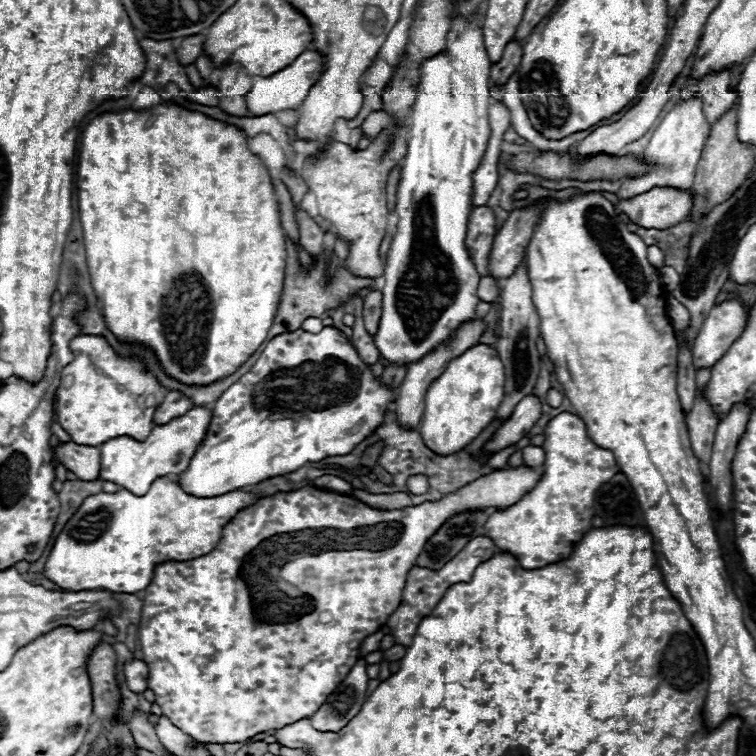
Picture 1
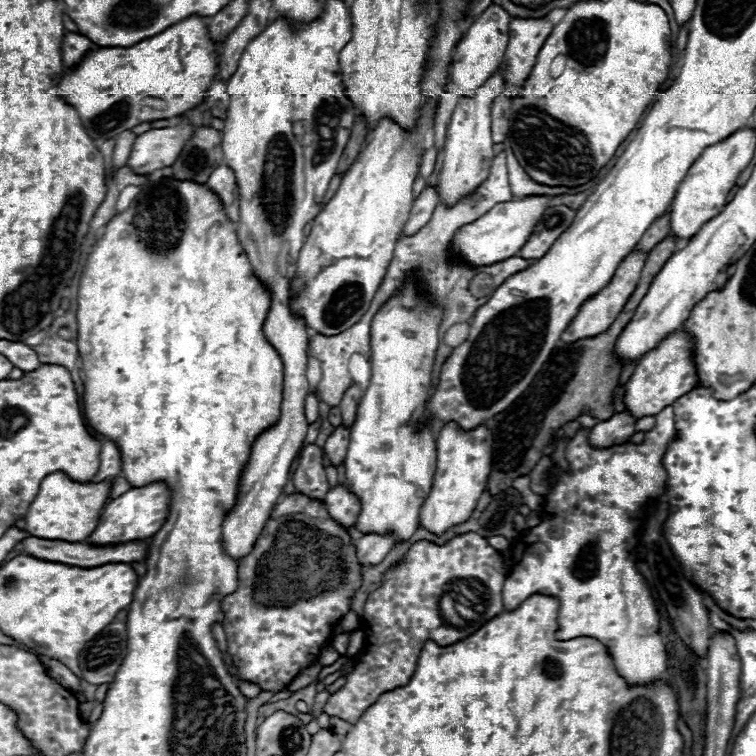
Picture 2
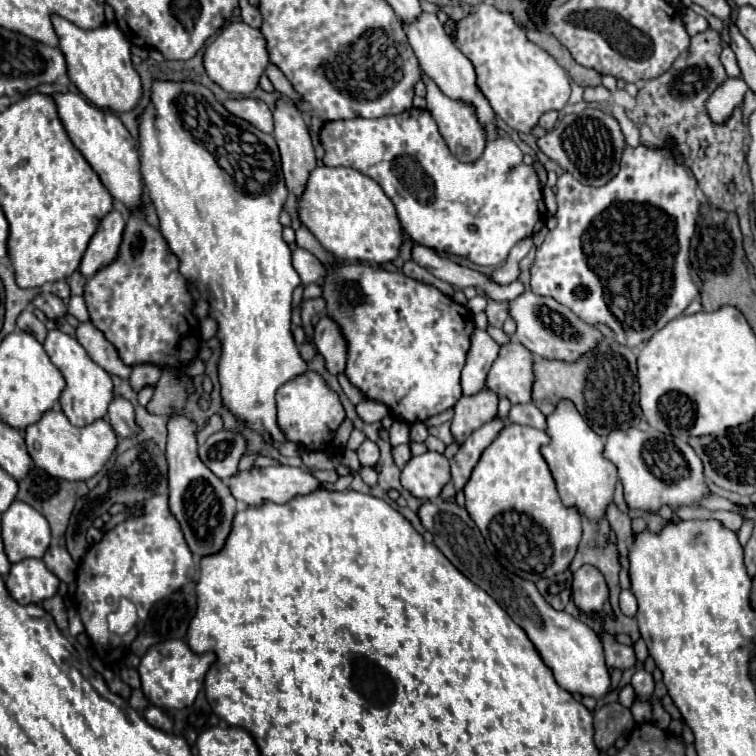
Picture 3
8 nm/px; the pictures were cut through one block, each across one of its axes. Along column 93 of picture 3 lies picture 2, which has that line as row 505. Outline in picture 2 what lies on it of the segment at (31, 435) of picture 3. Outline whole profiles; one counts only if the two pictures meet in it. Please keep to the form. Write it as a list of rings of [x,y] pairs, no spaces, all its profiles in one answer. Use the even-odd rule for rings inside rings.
[[[456,424],[444,426],[436,440],[436,472],[432,490],[420,512],[420,526],[436,536],[442,536],[450,528],[464,524],[472,516],[482,492],[486,490],[490,468],[492,434],[486,426],[478,426],[468,432],[460,432]]]

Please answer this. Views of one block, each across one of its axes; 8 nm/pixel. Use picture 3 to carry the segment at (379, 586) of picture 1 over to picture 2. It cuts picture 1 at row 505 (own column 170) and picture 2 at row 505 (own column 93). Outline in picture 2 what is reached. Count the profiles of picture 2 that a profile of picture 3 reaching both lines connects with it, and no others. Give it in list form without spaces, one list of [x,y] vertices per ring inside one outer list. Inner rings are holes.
[[[302,494],[280,498],[254,550],[240,560],[238,590],[222,600],[228,654],[238,668],[238,676],[260,684],[262,690],[286,690],[292,678],[318,660],[320,648],[332,640],[332,626],[348,612],[350,596],[360,586],[360,580],[362,570],[356,560],[354,544],[346,528],[326,516],[322,502],[314,502]]]

